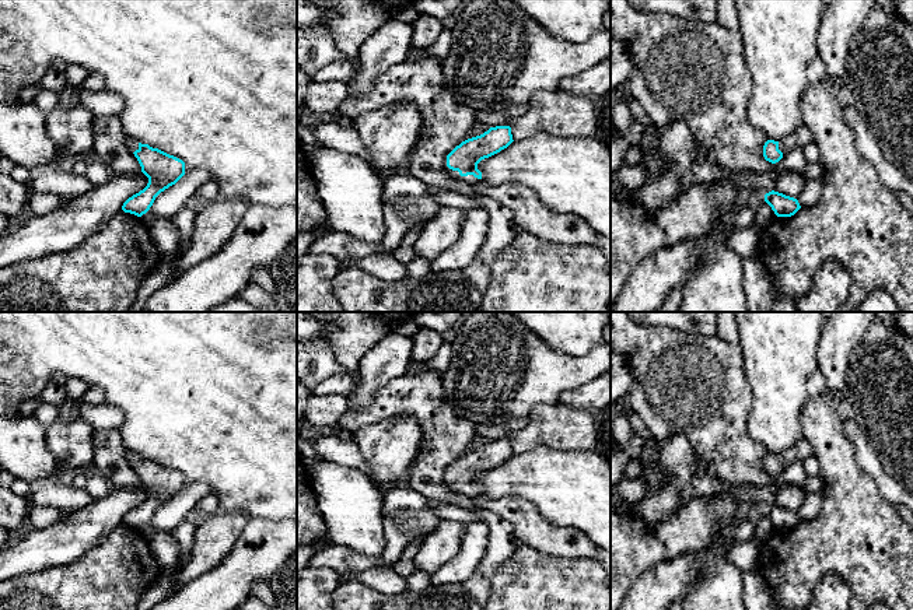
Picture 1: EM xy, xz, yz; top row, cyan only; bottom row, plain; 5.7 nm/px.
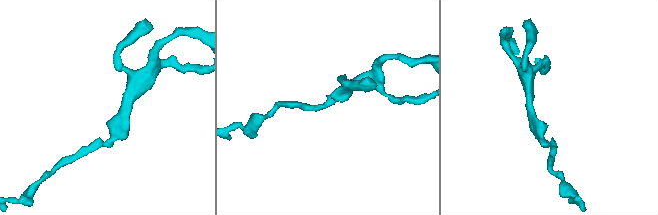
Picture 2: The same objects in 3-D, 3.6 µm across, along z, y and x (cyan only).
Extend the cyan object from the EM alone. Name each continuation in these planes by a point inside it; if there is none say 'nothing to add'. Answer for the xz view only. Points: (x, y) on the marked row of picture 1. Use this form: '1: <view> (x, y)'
1: xz (469, 179)

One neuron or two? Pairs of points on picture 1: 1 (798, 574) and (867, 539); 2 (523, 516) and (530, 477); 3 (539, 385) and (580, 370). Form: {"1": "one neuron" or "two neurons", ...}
{"1": "one neuron", "2": "two neurons", "3": "one neuron"}

